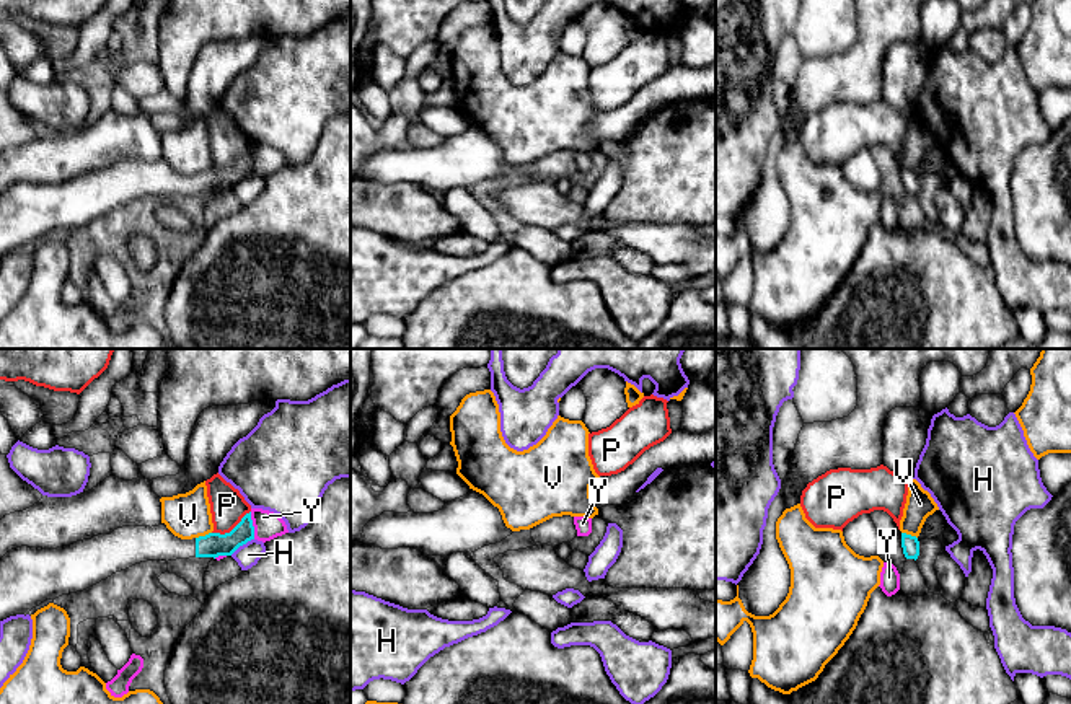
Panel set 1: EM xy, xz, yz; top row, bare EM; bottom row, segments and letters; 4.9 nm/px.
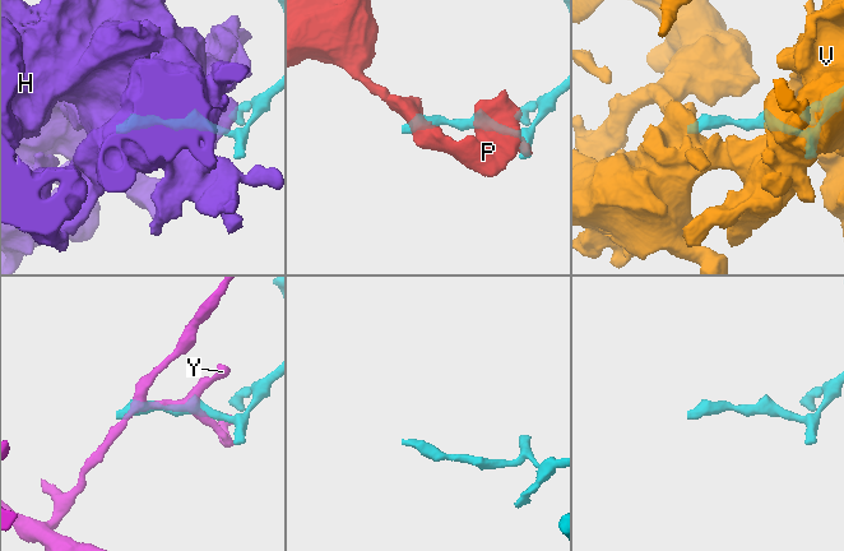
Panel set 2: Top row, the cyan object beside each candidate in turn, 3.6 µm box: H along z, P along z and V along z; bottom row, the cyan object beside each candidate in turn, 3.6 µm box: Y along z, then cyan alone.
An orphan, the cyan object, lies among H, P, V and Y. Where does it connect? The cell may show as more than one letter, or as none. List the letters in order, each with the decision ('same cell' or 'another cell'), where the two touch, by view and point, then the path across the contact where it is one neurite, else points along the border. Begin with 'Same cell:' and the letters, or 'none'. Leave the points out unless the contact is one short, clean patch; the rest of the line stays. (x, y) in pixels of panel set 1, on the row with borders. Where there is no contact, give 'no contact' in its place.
Same cell: none
H: another cell; meets cyan in xy at (242, 545)
P: another cell; meets cyan in xy at (232, 530); border along xy (250, 510), (229, 532), (212, 533)
V: another cell; meets cyan in xy at (202, 536)
Y: another cell; meets cyan in xy at (251, 525)

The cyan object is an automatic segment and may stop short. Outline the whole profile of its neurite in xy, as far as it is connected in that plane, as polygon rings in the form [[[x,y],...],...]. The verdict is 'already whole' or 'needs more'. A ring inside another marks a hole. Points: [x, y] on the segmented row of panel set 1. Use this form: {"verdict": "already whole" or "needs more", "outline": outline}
{"verdict": "needs more", "outline": [[[249,512],[225,535],[181,539],[161,523],[122,526],[57,549],[21,546],[0,559],[0,621],[26,616],[46,600],[83,592],[140,562],[231,556],[251,539]]]}

